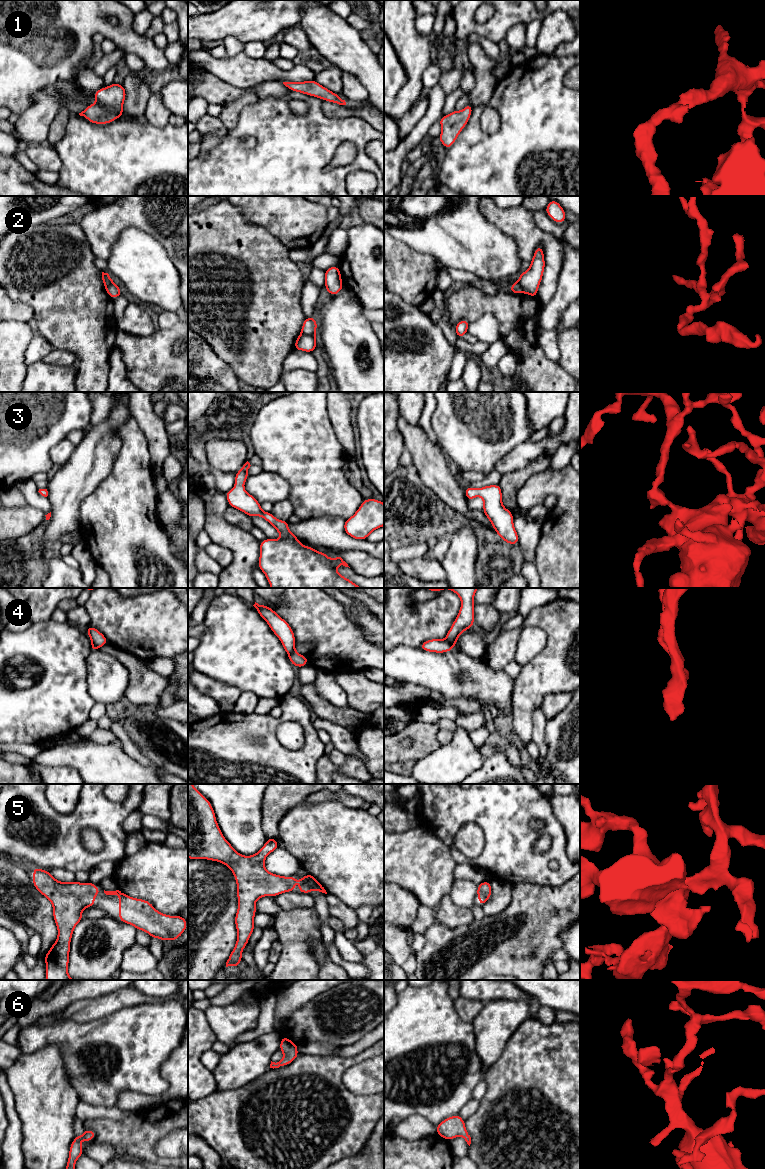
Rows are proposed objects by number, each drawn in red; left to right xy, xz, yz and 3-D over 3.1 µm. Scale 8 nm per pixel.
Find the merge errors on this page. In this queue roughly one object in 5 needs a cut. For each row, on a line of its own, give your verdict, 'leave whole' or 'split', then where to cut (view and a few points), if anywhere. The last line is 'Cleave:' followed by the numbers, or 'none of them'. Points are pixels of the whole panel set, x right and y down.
1: leave whole; no cut
2: split; cut in xz along (301, 331), (314, 336)
3: leave whole; no cut
4: split; cut in yz along (445, 638), (452, 647)
5: leave whole; no cut
6: leave whole; no cut
Cleave: 2, 4

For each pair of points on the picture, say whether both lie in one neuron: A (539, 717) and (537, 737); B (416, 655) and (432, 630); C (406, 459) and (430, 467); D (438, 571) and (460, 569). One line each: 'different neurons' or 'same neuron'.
A: same neuron
B: different neurons
C: different neurons
D: different neurons

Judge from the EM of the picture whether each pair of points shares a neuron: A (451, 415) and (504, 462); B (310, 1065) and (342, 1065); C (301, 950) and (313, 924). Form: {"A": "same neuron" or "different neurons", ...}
{"A": "different neurons", "B": "same neuron", "C": "same neuron"}

